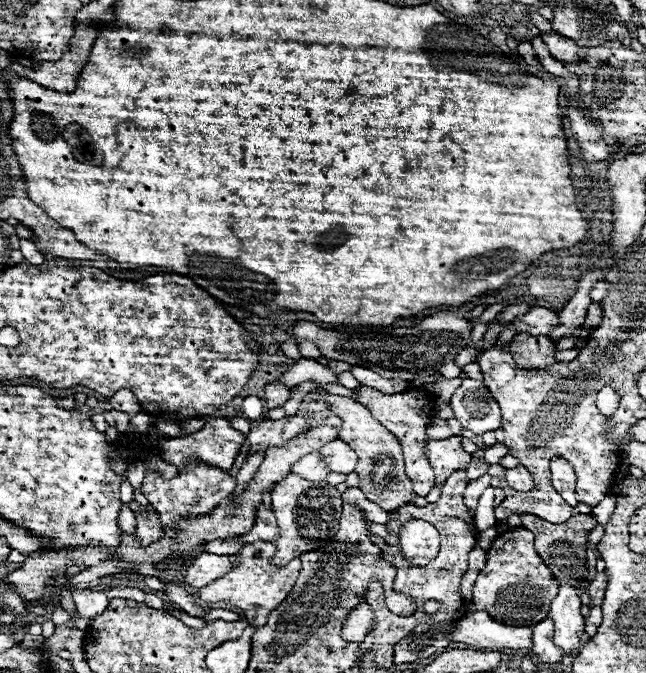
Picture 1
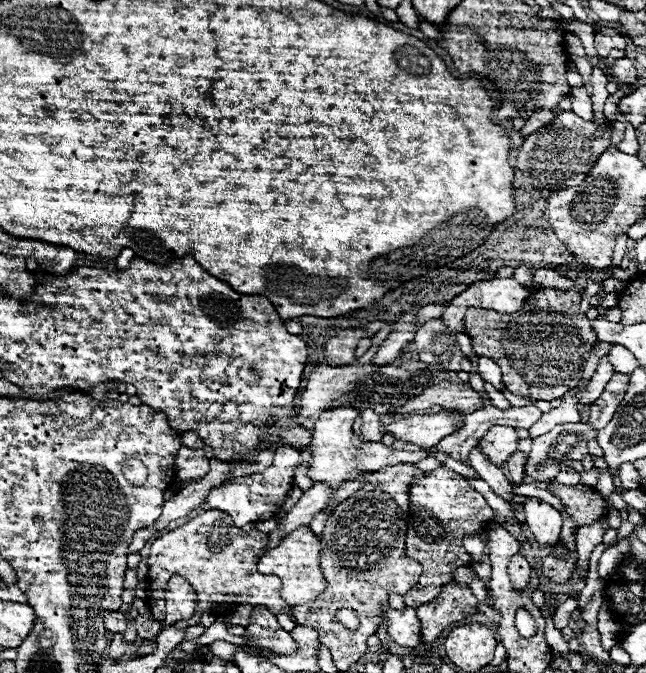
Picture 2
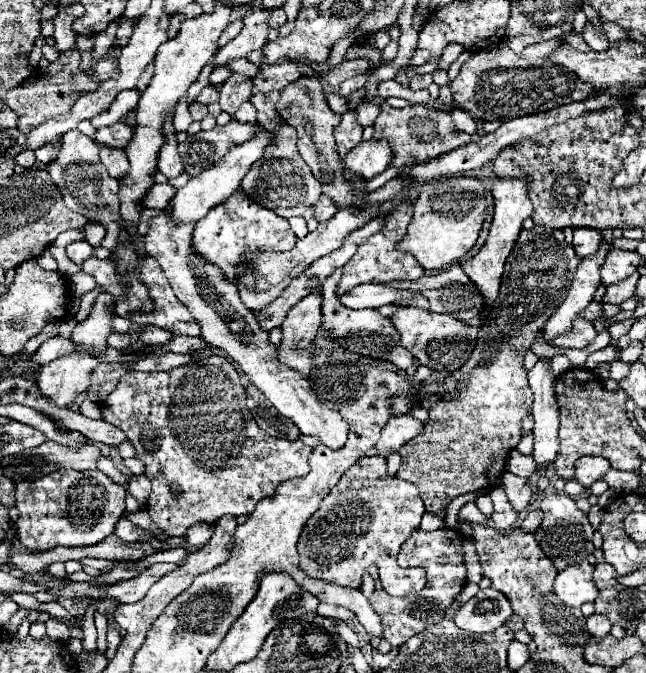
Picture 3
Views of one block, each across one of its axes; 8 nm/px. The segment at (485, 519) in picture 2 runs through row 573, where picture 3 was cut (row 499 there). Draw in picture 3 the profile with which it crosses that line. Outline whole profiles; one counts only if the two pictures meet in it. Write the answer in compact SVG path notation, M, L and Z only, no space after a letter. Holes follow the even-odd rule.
M534 226L532 230L520 232L512 254L506 260L500 294L492 310L488 310L488 318L484 318L484 324L478 328L476 348L470 360L460 366L458 372L454 370L444 378L444 394L428 408L430 418L424 422L422 434L412 438L412 442L406 442L406 446L398 450L398 454L402 456L402 464L396 476L404 478L406 482L412 482L420 490L426 512L432 512L444 520L446 506L454 498L458 498L460 494L478 492L480 488L494 486L504 474L506 456L520 442L520 424L522 418L532 410L534 400L532 390L528 386L526 368L522 364L524 354L530 350L530 344L542 330L544 322L556 312L556 306L564 302L568 282L572 282L572 274L576 272L578 264L580 258L576 256L574 248L564 242L562 230Z

